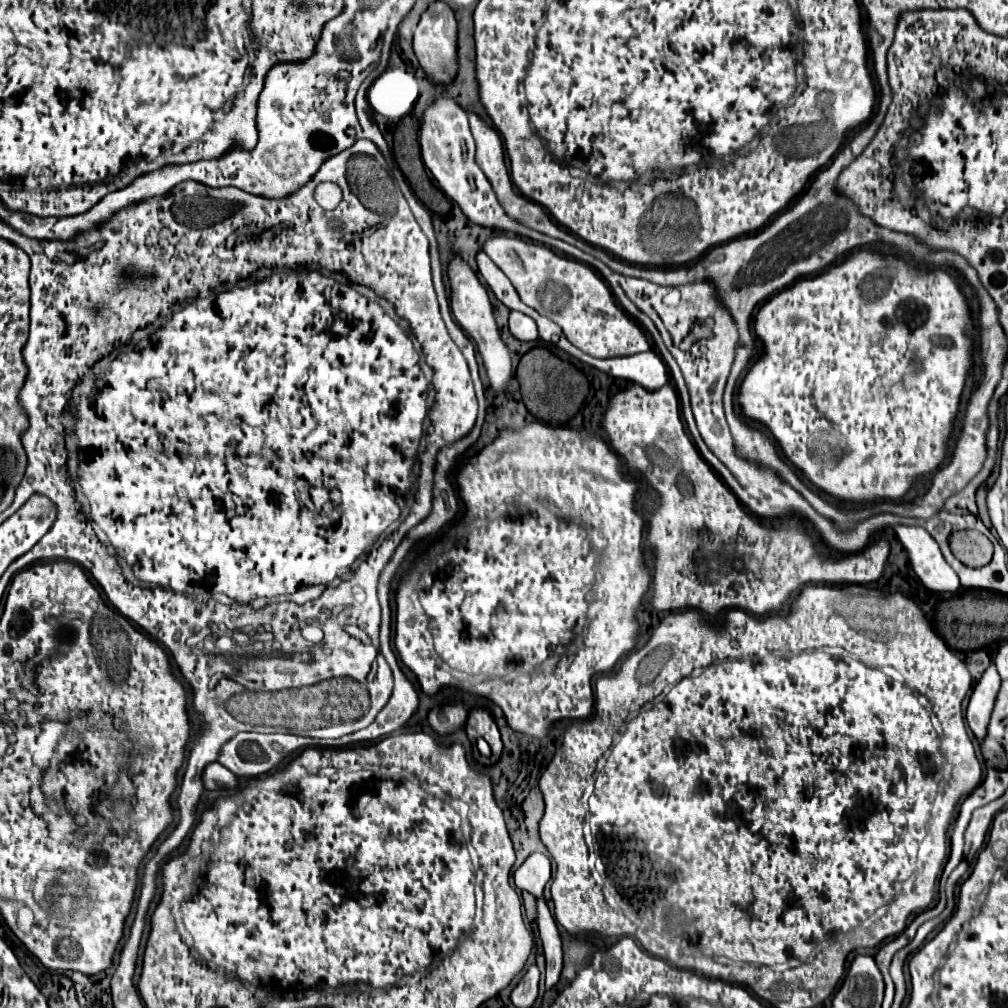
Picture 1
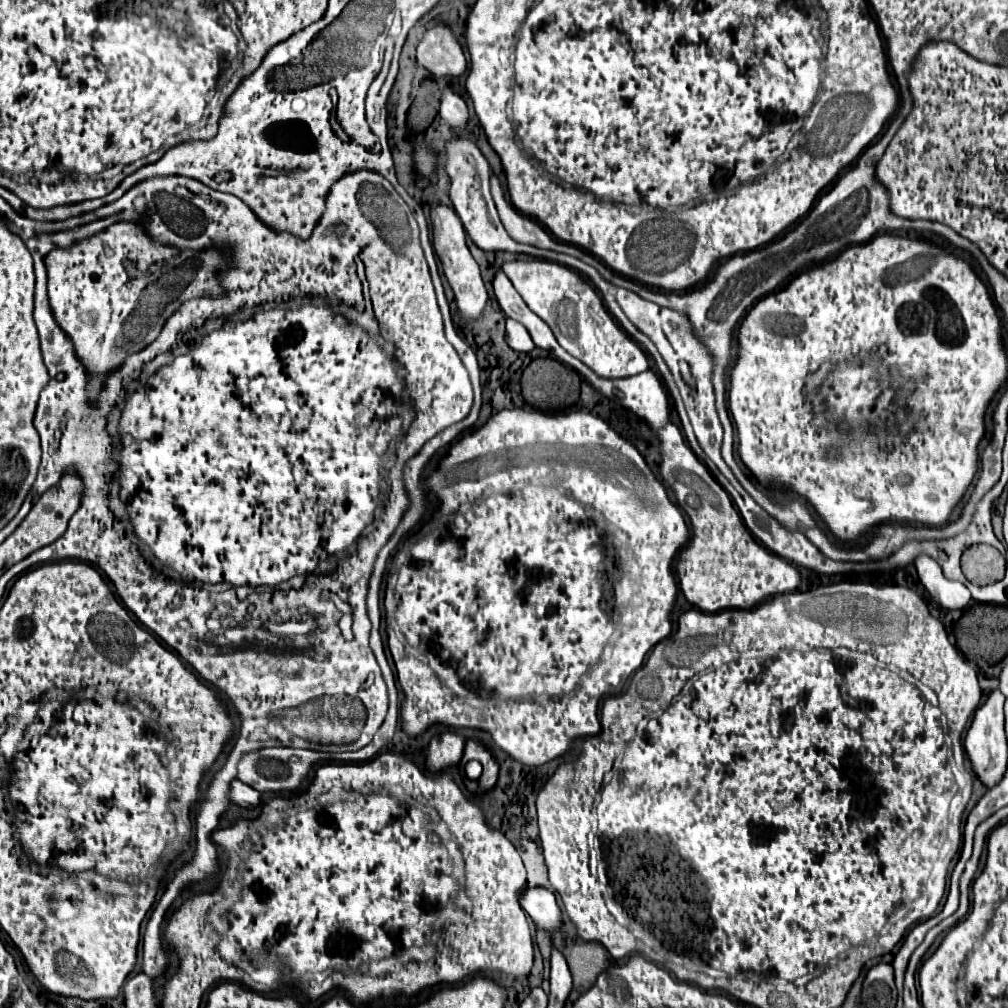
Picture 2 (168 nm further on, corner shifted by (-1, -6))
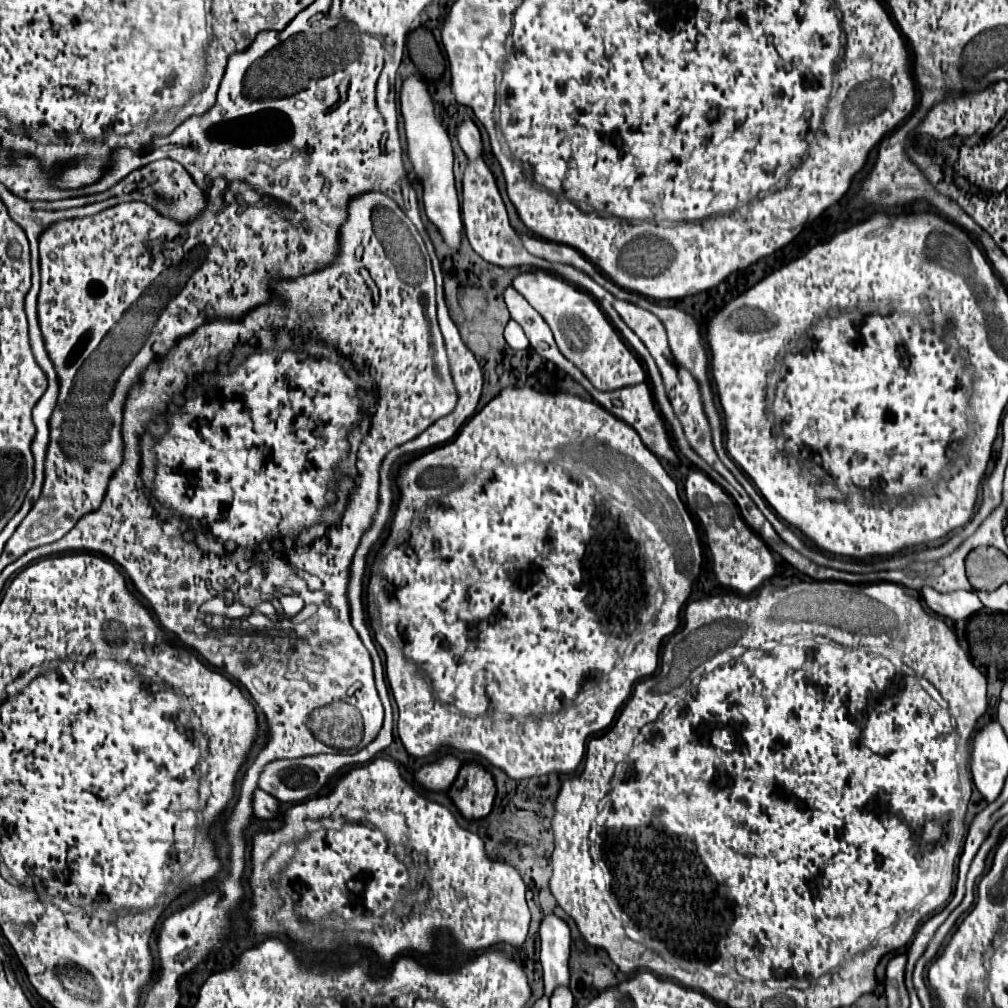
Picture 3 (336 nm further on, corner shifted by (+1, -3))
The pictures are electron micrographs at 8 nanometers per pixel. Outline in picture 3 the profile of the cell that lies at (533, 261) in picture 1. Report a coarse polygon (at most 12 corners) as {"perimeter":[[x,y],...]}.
{"perimeter":[[545,270],[513,288],[597,390],[645,380],[585,290]]}

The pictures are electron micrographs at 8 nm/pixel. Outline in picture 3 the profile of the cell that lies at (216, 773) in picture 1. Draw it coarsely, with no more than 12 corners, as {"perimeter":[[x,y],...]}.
{"perimeter":[[263,790],[253,794],[253,812],[275,818],[279,800]]}

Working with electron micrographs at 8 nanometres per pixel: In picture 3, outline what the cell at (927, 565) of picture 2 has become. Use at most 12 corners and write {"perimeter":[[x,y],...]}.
{"perimeter":[[923,586],[927,606],[959,620],[983,608],[975,592]]}

